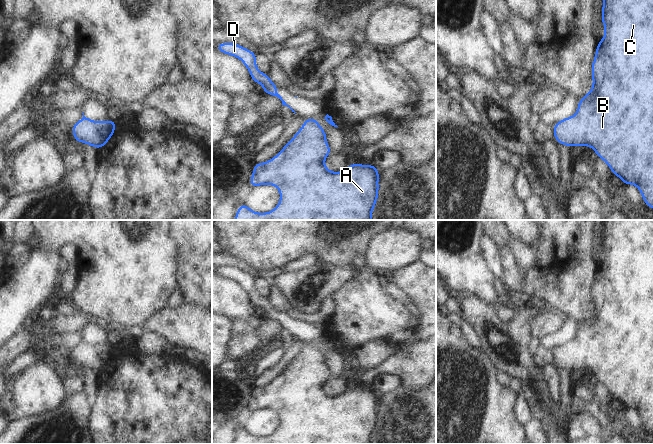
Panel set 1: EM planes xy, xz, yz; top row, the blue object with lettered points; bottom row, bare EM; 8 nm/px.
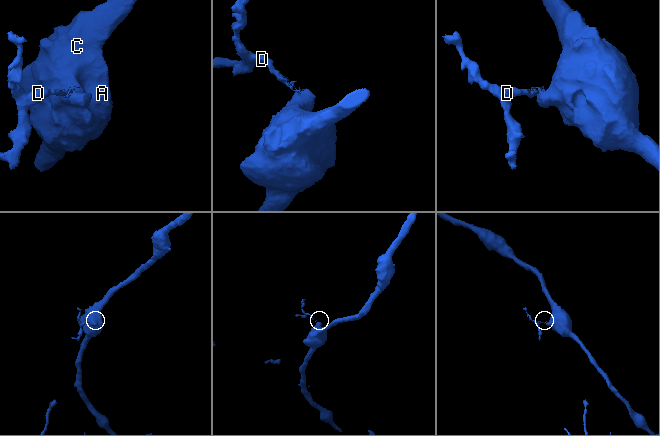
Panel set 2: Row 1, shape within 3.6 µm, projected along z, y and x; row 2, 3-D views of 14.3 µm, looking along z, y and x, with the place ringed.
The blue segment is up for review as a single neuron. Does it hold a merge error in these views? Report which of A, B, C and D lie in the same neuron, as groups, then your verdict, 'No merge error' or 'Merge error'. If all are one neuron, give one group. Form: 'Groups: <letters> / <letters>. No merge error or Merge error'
Groups: A B C / D. Merge error.

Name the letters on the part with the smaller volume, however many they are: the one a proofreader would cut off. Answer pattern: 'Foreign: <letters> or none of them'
Foreign: D

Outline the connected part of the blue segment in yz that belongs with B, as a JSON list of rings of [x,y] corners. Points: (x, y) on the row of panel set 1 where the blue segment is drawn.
[[[603,0],[601,19],[605,29],[605,35],[598,42],[595,59],[592,62],[591,71],[593,85],[589,93],[579,99],[577,113],[574,116],[557,122],[552,128],[555,141],[567,147],[590,146],[603,159],[612,173],[618,176],[625,185],[632,184],[639,188],[643,201],[653,209],[653,0]]]

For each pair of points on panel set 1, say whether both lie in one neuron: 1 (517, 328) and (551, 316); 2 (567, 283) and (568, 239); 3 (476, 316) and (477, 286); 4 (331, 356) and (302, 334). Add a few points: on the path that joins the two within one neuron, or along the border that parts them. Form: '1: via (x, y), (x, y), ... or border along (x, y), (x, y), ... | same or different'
1: border along (529, 325), (533, 339) | different
2: via (567, 272), (578, 259), (578, 250) | same
3: border along (468, 295), (477, 295), (492, 305) | different
4: via (325, 349), (309, 334) | same

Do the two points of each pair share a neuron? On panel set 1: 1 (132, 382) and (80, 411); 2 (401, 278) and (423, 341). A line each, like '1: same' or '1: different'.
1: different
2: same

